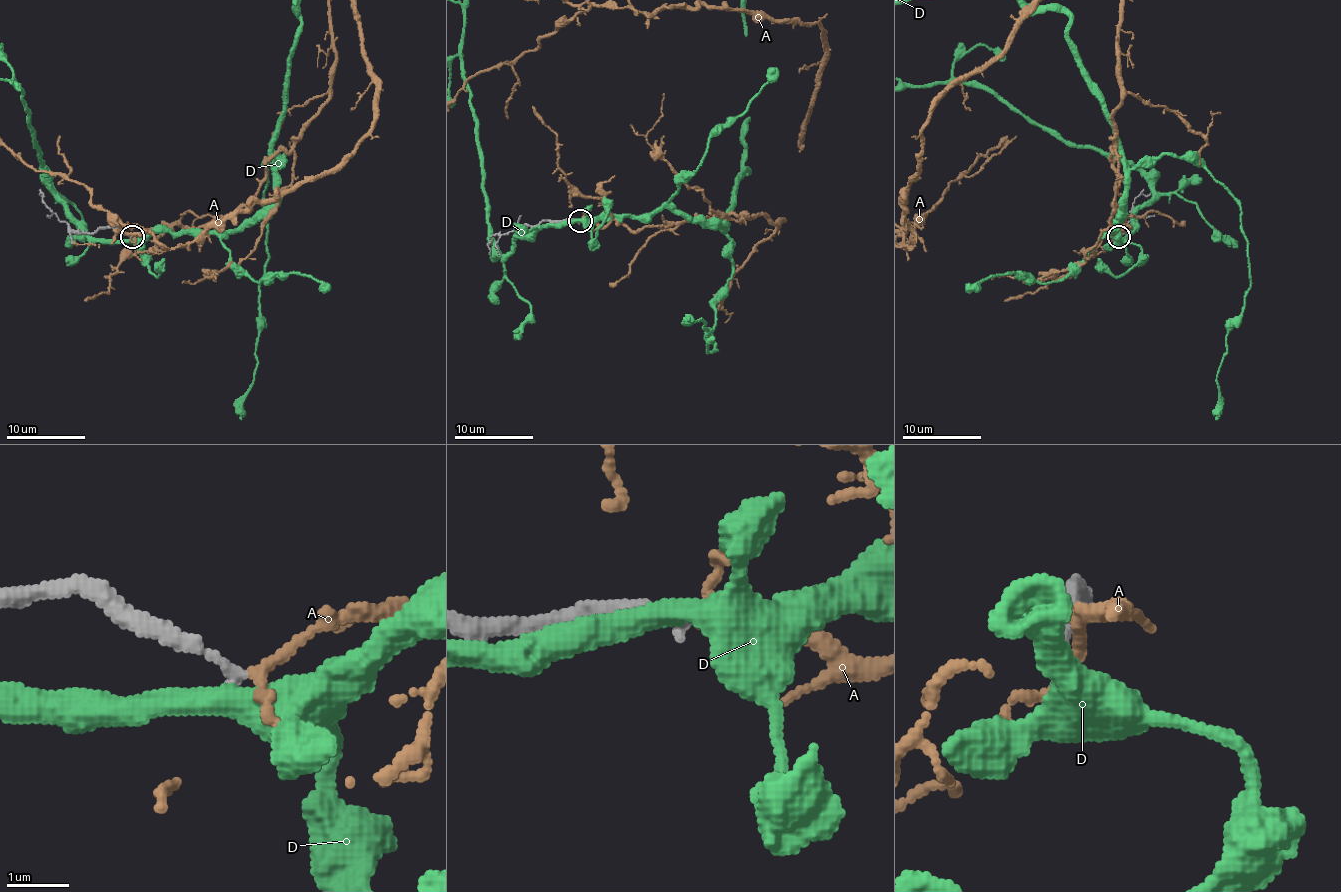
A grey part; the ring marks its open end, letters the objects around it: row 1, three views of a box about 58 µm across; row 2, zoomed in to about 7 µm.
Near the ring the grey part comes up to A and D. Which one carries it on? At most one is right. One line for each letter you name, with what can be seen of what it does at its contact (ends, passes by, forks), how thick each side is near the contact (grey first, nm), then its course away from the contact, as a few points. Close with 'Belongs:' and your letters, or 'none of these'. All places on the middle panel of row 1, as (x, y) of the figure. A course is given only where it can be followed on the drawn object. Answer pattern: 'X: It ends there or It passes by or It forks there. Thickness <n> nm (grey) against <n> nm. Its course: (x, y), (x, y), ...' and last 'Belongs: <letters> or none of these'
A: It passes by. Thickness 180 nm (grey) against 150 nm
Belongs: A

